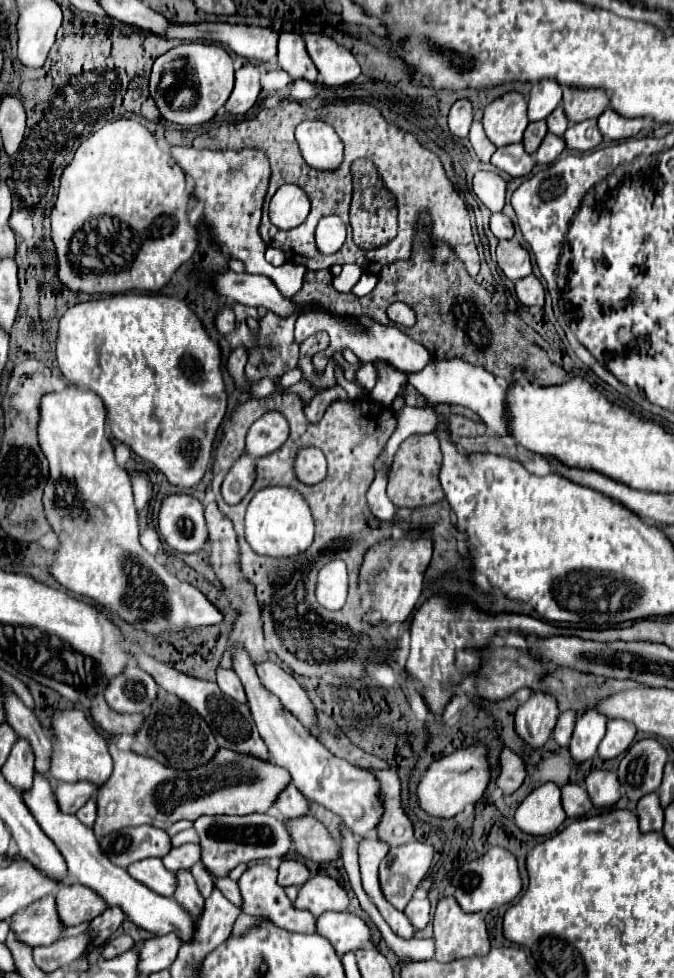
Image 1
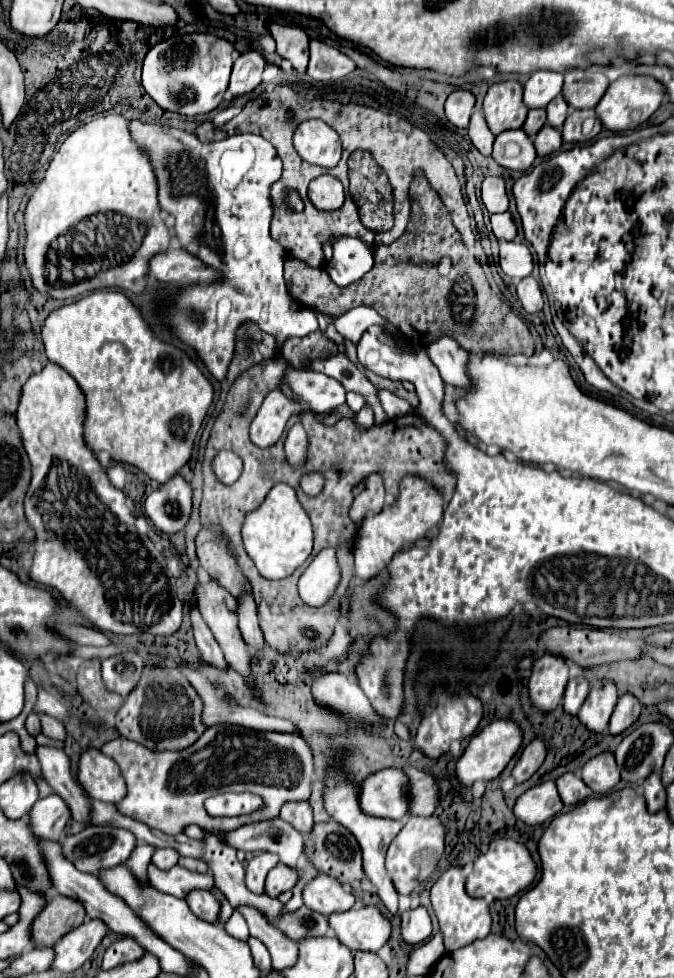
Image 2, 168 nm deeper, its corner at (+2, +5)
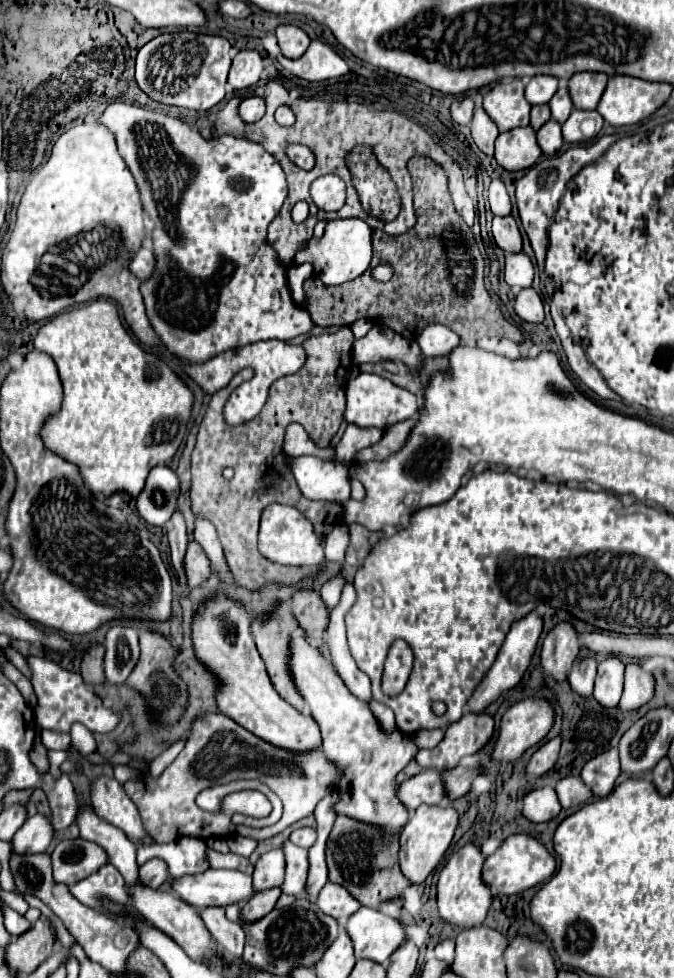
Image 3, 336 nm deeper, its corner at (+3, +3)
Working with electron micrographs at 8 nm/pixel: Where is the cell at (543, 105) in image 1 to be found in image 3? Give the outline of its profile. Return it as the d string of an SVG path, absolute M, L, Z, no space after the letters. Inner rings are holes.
M534 76L526 86L526 100L530 104L548 104L558 90L558 80L554 76Z

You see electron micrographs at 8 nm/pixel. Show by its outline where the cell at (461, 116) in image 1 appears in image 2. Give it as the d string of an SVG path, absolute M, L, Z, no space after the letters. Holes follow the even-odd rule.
M455 90L449 94L445 102L445 116L451 124L459 128L467 128L471 112L475 106L475 96L469 90Z

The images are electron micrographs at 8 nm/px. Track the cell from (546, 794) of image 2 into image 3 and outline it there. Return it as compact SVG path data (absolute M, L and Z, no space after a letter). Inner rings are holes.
M544 786L538 790L532 790L524 796L522 800L522 814L530 820L530 822L548 822L552 818L558 816L558 812L562 810L556 792L552 786Z

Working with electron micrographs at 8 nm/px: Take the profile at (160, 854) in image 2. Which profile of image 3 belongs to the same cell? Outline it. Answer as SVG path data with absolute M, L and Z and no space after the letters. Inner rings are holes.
M152 858L140 866L140 880L150 888L160 888L168 878L168 864L160 858Z

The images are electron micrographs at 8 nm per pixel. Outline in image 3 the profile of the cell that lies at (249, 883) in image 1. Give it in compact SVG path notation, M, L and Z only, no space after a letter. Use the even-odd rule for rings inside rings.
M270 850L262 854L254 866L254 890L260 892L264 888L280 886L284 882L284 854L282 850Z

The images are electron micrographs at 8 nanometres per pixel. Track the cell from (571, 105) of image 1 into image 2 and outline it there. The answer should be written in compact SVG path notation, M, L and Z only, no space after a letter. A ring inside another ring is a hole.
M603 68L571 70L565 74L563 96L571 108L595 108L609 86Z

